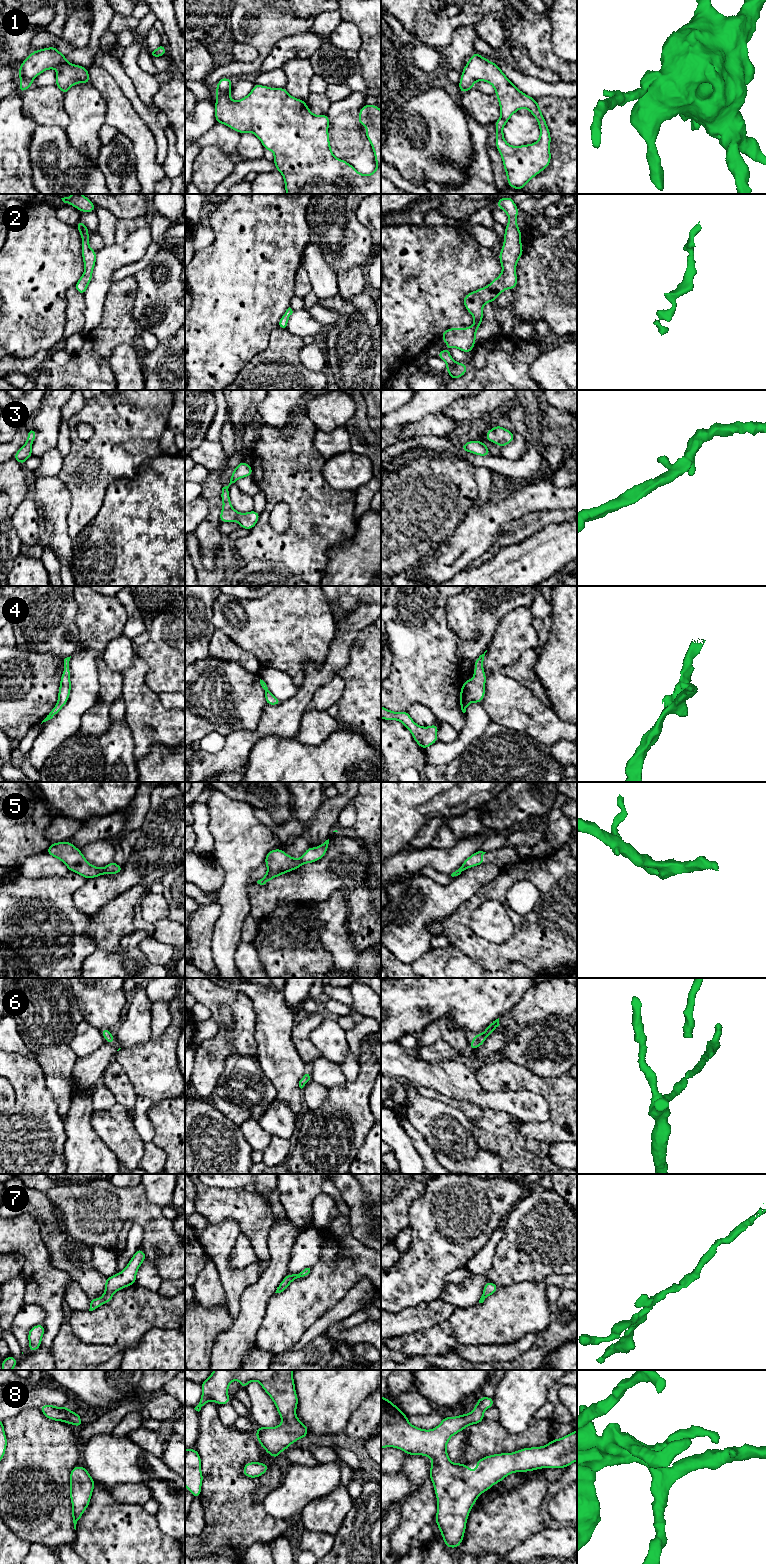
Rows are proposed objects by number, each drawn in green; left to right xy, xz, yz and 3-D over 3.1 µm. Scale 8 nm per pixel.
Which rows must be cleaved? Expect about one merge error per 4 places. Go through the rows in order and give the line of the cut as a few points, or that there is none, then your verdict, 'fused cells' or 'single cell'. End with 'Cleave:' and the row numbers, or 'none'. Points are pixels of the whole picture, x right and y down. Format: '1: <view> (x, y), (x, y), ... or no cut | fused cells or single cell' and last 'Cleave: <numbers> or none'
1: no cut | single cell
2: no cut | single cell
3: no cut | single cell
4: no cut | single cell
5: no cut | single cell
6: no cut | single cell
7: no cut | single cell
8: no cut | single cell
Cleave: none

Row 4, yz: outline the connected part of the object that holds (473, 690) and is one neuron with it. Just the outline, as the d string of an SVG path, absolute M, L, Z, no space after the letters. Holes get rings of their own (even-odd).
M487 650L475 659L474 676L465 680L460 691L460 707L463 713L471 702L480 703L485 695L486 674L483 669L484 656Z

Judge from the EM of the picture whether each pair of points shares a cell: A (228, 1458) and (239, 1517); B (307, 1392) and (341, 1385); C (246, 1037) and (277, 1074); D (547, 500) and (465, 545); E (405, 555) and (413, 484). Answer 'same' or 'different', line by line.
A: same
B: same
C: different
D: same
E: same

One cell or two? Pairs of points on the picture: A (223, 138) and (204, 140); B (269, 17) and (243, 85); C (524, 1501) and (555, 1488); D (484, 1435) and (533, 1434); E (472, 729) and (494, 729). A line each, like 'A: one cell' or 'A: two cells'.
A: one cell
B: two cells
C: two cells
D: one cell
E: two cells

